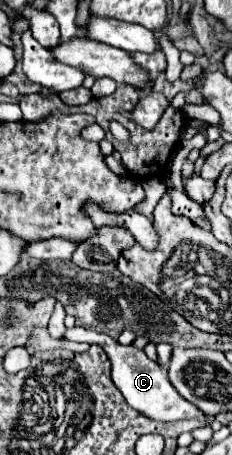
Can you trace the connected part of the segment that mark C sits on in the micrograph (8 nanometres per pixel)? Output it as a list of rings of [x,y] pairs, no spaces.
[[[88,327],[66,329],[66,333],[64,333],[62,339],[66,339],[66,341],[80,341],[80,343],[88,343],[90,345],[98,344],[100,347],[104,347],[104,351],[106,351],[106,355],[108,355],[108,359],[112,363],[112,369],[110,369],[112,383],[120,389],[120,393],[124,395],[126,403],[132,409],[148,415],[150,419],[154,419],[154,421],[206,419],[200,409],[196,409],[192,403],[184,401],[184,397],[180,397],[180,393],[176,393],[176,389],[172,387],[172,383],[168,381],[168,371],[164,367],[160,367],[158,363],[150,361],[142,349],[136,349],[134,345],[124,347],[118,341],[114,341],[112,337],[108,337],[104,333],[98,333],[94,329],[88,329]]]

